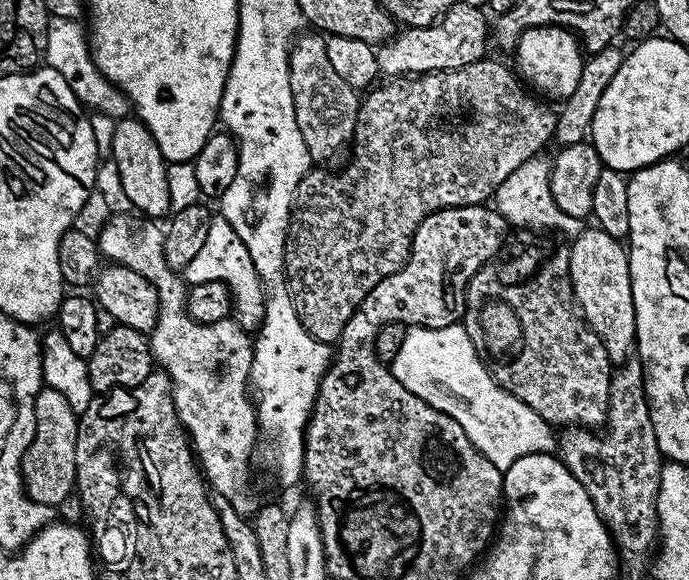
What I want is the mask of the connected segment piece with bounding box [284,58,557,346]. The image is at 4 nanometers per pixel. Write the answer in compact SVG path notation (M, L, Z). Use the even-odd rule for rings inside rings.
M485 58L465 68L457 68L447 72L413 74L407 78L392 78L384 82L388 84L382 85L383 83L381 83L379 86L373 87L360 101L358 122L350 145L352 157L349 158L348 165L341 172L331 172L331 167L328 166L313 167L304 175L302 182L298 182L296 196L292 199L292 214L288 217L288 233L284 243L284 275L288 282L288 291L295 299L298 318L301 320L302 326L316 340L331 346L339 341L346 322L350 322L350 318L356 313L358 306L366 298L366 294L370 294L370 290L374 290L374 286L378 286L378 282L382 282L382 278L394 274L408 261L414 234L420 223L430 213L443 208L461 208L467 204L484 204L491 201L495 197L496 188L502 186L502 182L506 182L506 178L510 174L514 174L514 170L518 170L518 166L522 166L522 162L543 153L540 151L548 143L553 143L556 135L557 113L551 112L547 108L549 105L539 95L528 96L529 89L522 83L521 77L509 65L508 68L500 60ZM451 112L456 116L472 116L472 120L466 121L461 128L443 128L440 125L440 116L448 116Z

